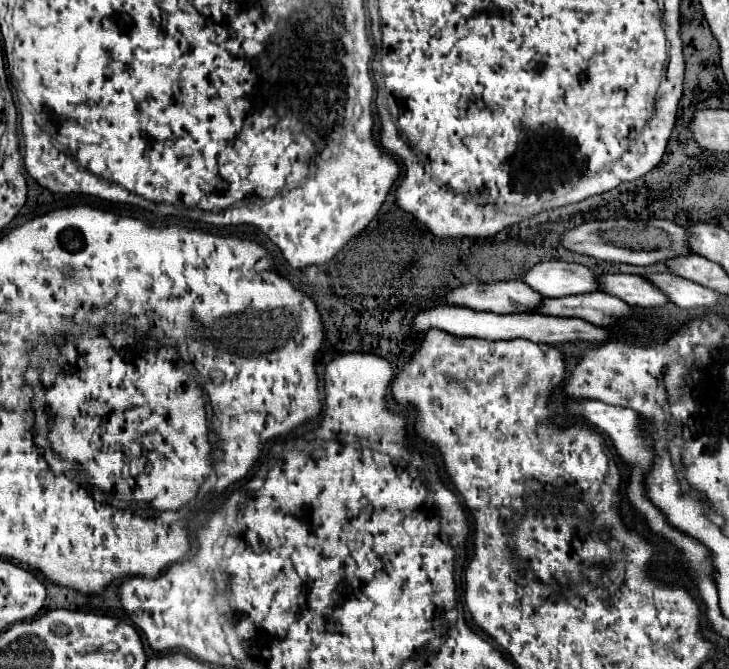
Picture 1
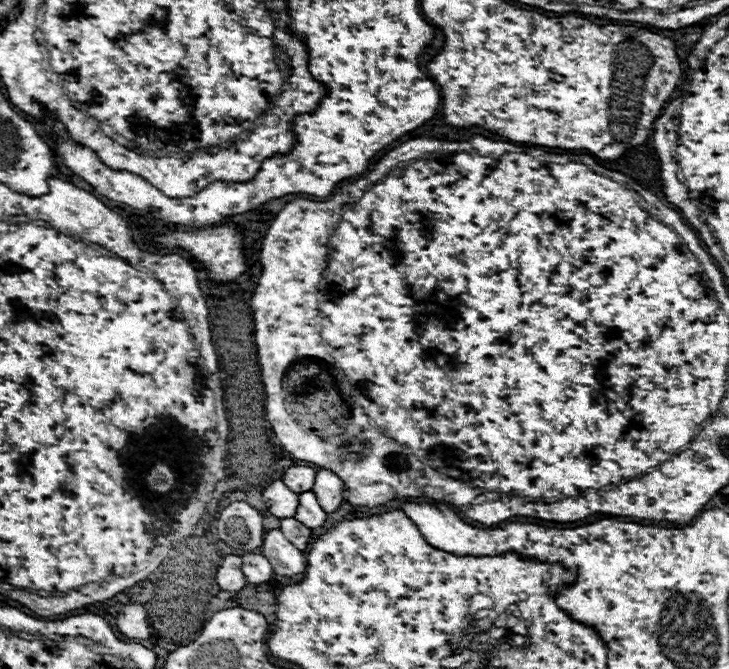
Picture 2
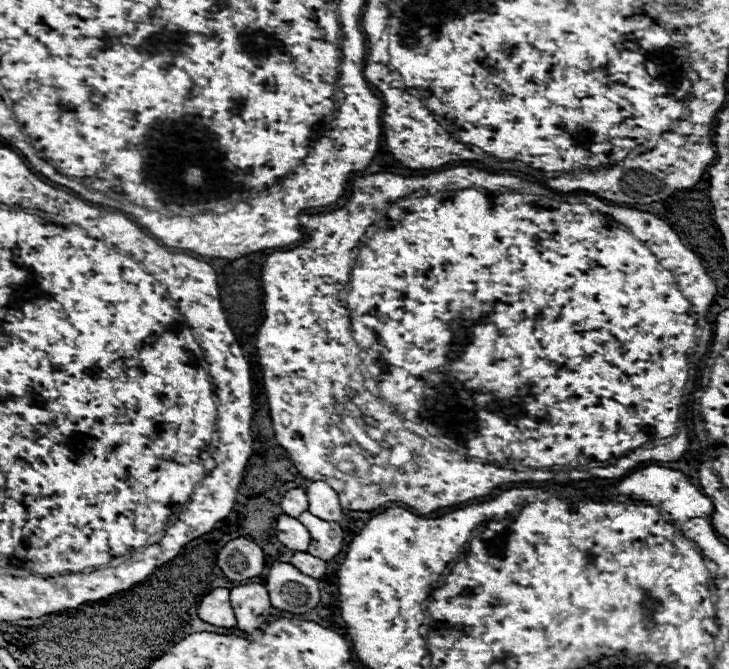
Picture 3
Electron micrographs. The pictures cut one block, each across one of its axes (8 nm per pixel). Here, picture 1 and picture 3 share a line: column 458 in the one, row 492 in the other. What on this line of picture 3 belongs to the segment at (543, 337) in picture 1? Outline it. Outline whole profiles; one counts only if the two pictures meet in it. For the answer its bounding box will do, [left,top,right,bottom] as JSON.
[306,482,342,522]

